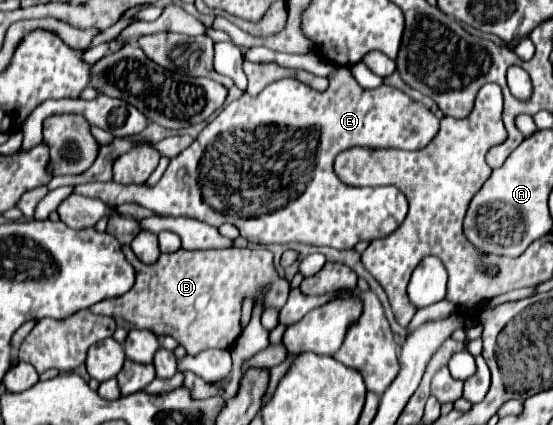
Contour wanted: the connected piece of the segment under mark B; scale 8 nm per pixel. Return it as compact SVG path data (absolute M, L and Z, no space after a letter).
M124 247L124 255L136 269L134 287L122 297L92 305L90 311L112 317L126 331L148 329L158 335L170 335L188 355L198 355L204 349L230 349L234 345L240 335L240 305L246 295L254 299L256 291L268 285L266 305L282 309L290 291L288 281L278 277L272 253L266 249L180 249L160 255L150 267L138 261L130 247Z

